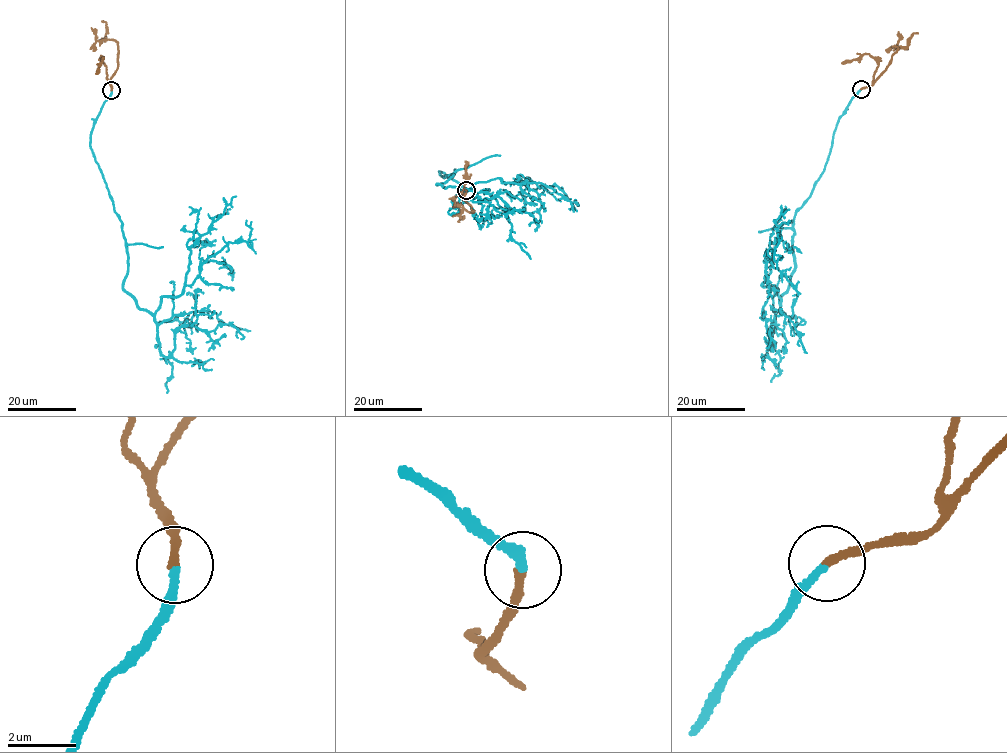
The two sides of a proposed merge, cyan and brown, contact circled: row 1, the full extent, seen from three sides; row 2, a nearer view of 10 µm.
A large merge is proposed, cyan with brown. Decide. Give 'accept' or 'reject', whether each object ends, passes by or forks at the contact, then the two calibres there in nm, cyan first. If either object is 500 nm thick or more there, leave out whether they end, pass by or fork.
accept; cyan ends there; brown ends there; 220 nm thick on the cyan side, 240 nm on the other

